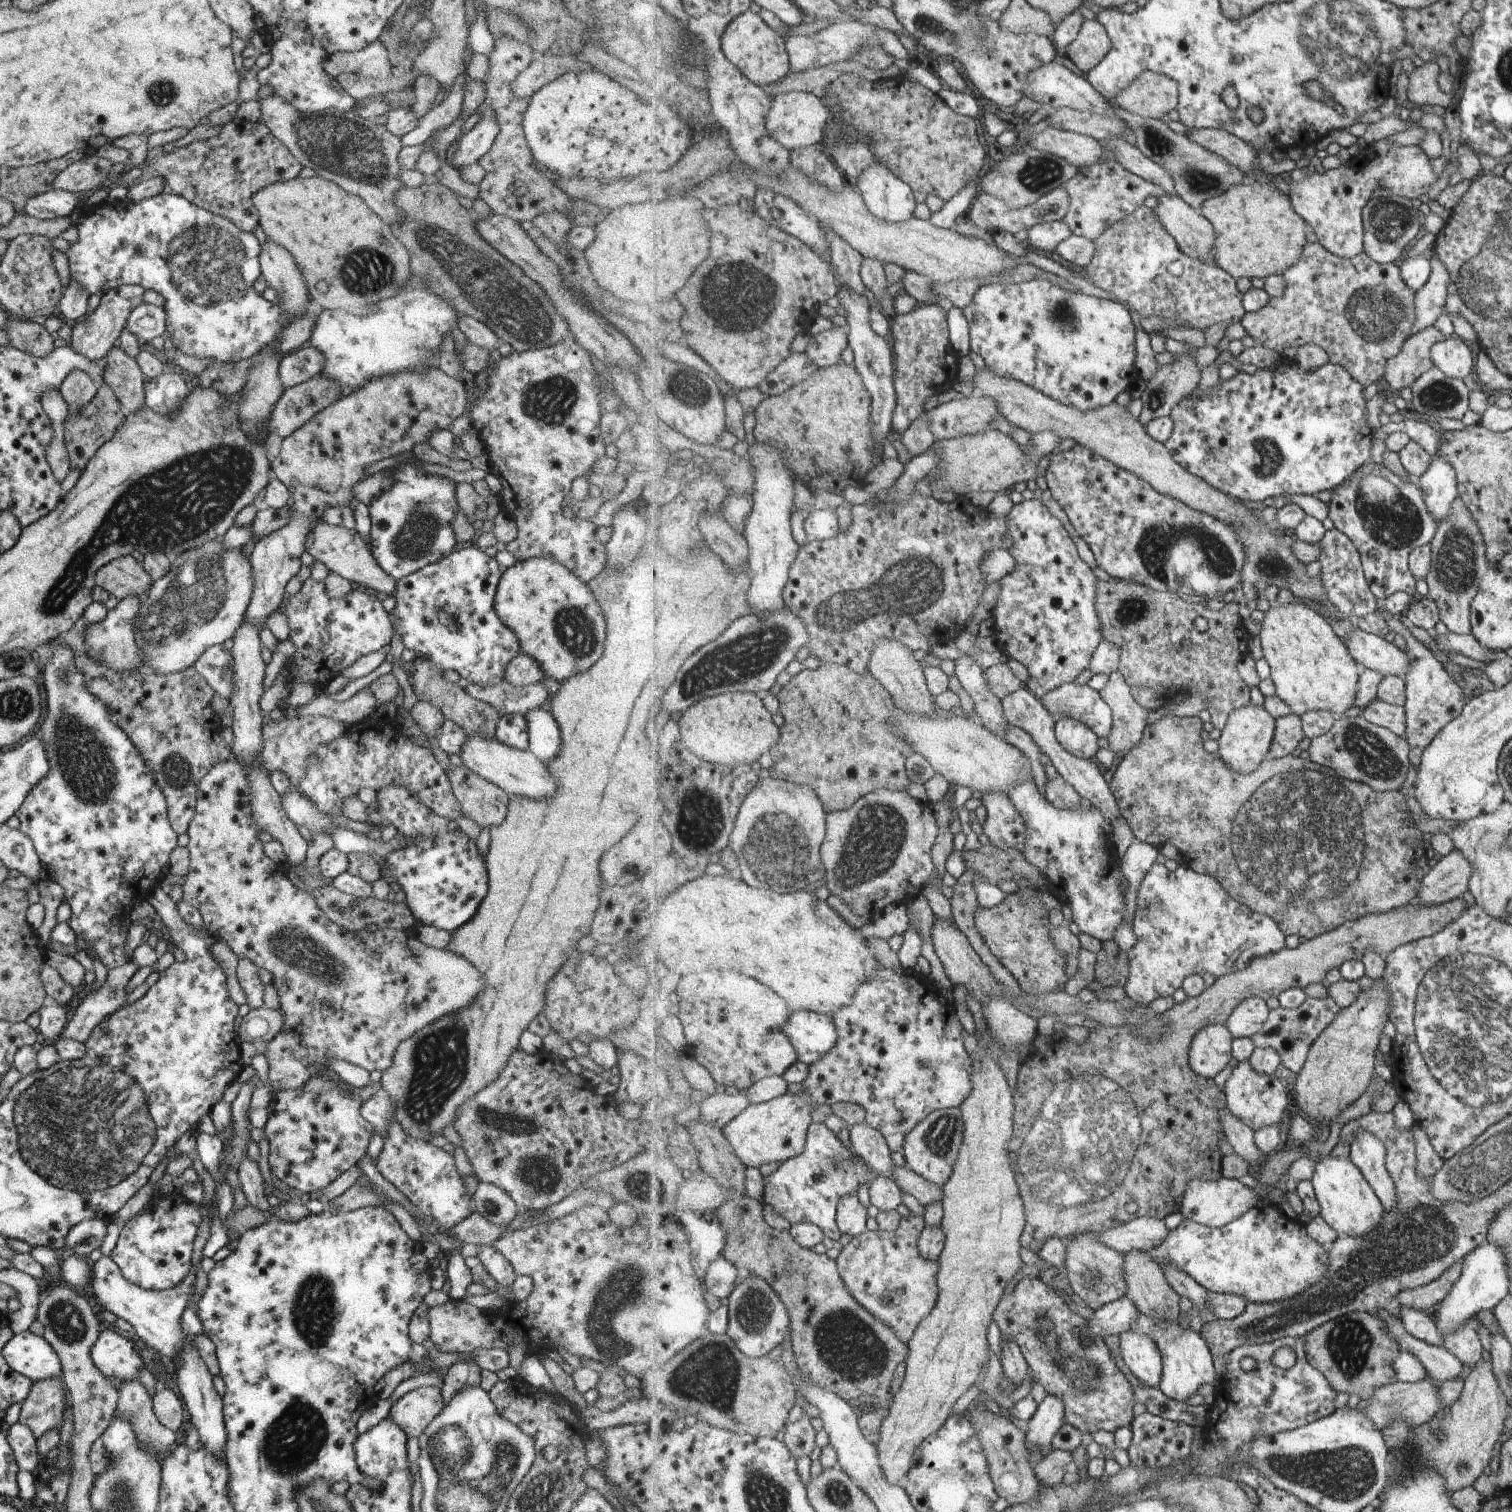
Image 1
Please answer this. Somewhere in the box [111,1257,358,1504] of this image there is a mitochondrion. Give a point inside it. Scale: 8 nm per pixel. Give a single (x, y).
(296, 1440)

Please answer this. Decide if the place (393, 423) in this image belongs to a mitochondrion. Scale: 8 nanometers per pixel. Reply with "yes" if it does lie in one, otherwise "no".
no

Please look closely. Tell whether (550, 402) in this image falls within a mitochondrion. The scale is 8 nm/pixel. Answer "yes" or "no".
yes

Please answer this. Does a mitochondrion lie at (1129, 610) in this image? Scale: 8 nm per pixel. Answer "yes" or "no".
yes

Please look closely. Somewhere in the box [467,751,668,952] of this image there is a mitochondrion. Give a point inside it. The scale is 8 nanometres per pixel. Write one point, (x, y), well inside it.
(627, 867)

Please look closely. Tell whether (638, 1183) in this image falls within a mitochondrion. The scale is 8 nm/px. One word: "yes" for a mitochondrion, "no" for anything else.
yes

